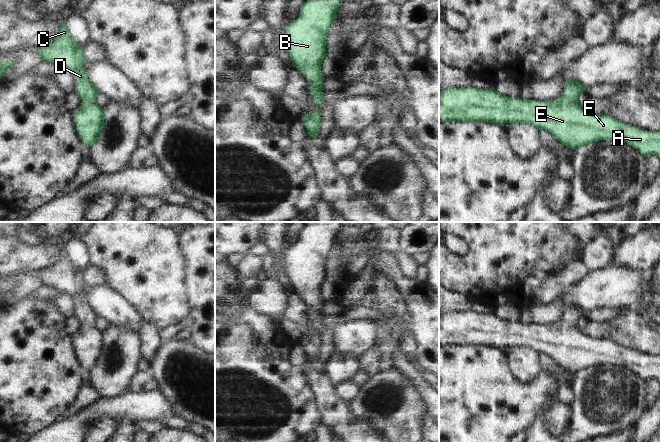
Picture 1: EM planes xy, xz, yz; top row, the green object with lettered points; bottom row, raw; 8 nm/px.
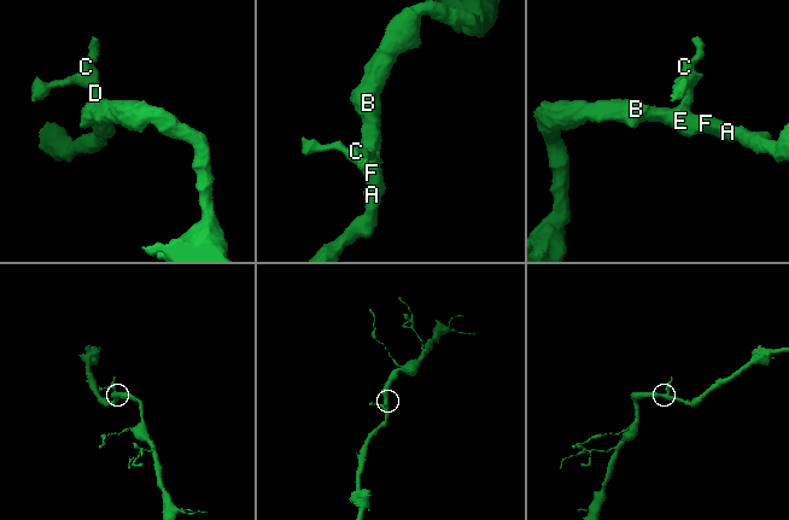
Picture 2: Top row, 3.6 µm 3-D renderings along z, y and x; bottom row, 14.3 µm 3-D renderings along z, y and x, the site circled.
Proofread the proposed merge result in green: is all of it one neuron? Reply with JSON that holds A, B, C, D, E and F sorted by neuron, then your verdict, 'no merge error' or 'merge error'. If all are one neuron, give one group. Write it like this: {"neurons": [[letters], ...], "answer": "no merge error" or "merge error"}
{"neurons": [["A", "B", "C", "D", "E", "F"]], "answer": "no merge error"}

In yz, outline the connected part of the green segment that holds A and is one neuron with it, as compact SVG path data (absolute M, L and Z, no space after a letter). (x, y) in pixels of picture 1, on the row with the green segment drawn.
M573 77L566 81L562 95L551 102L502 96L494 86L489 89L448 88L439 91L439 122L487 122L497 126L505 122L529 123L538 130L549 131L564 146L574 150L600 140L615 140L628 143L646 158L652 154L660 158L660 131L641 130L614 120L606 114L584 112L578 105L578 97L583 92L583 84Z

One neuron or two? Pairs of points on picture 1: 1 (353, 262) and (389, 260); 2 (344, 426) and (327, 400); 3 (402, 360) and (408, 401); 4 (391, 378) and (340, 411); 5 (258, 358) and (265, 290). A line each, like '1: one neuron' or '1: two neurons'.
1: one neuron
2: one neuron
3: two neurons
4: two neurons
5: two neurons

